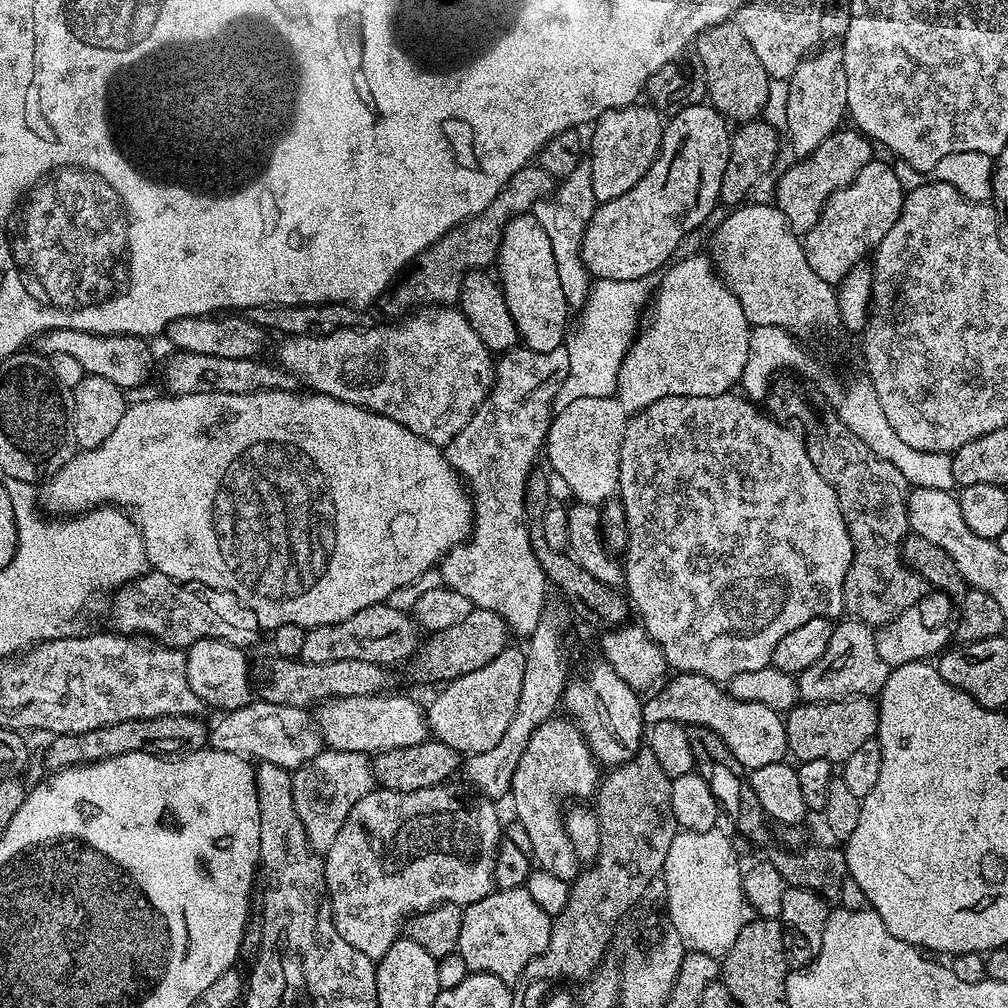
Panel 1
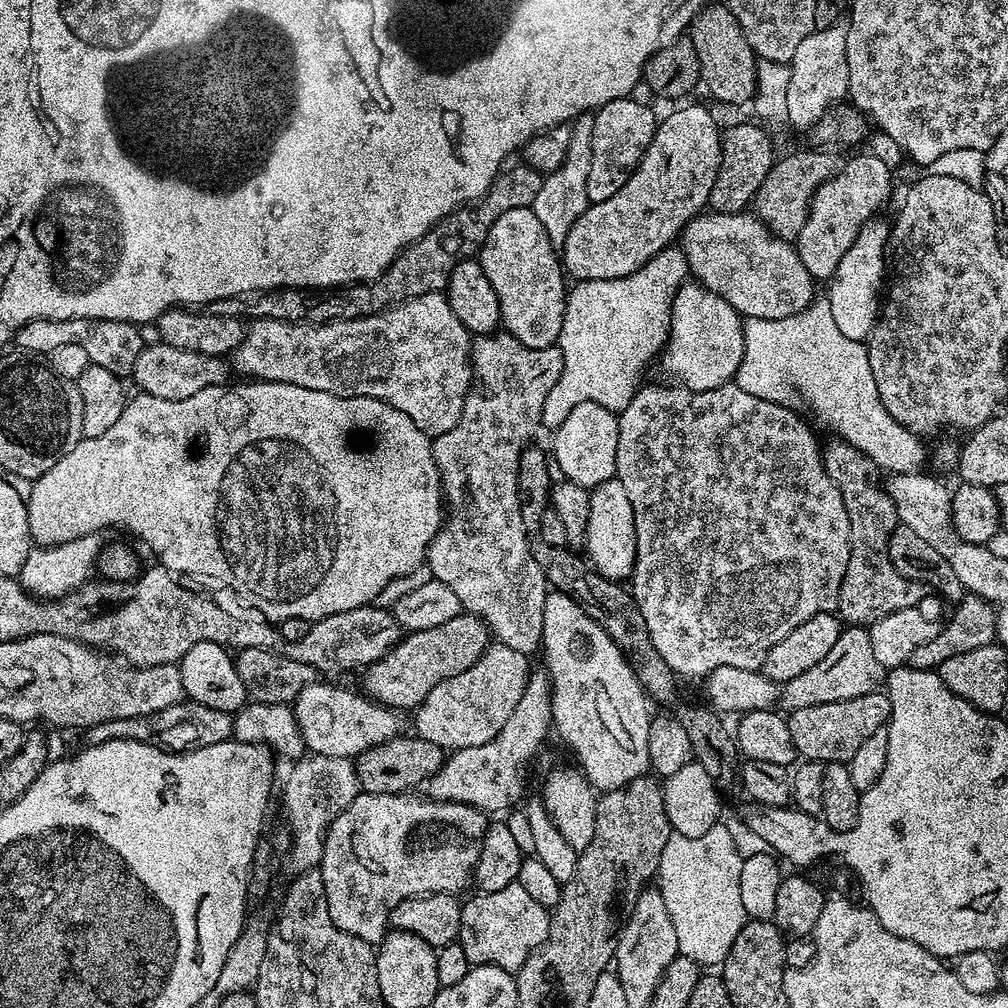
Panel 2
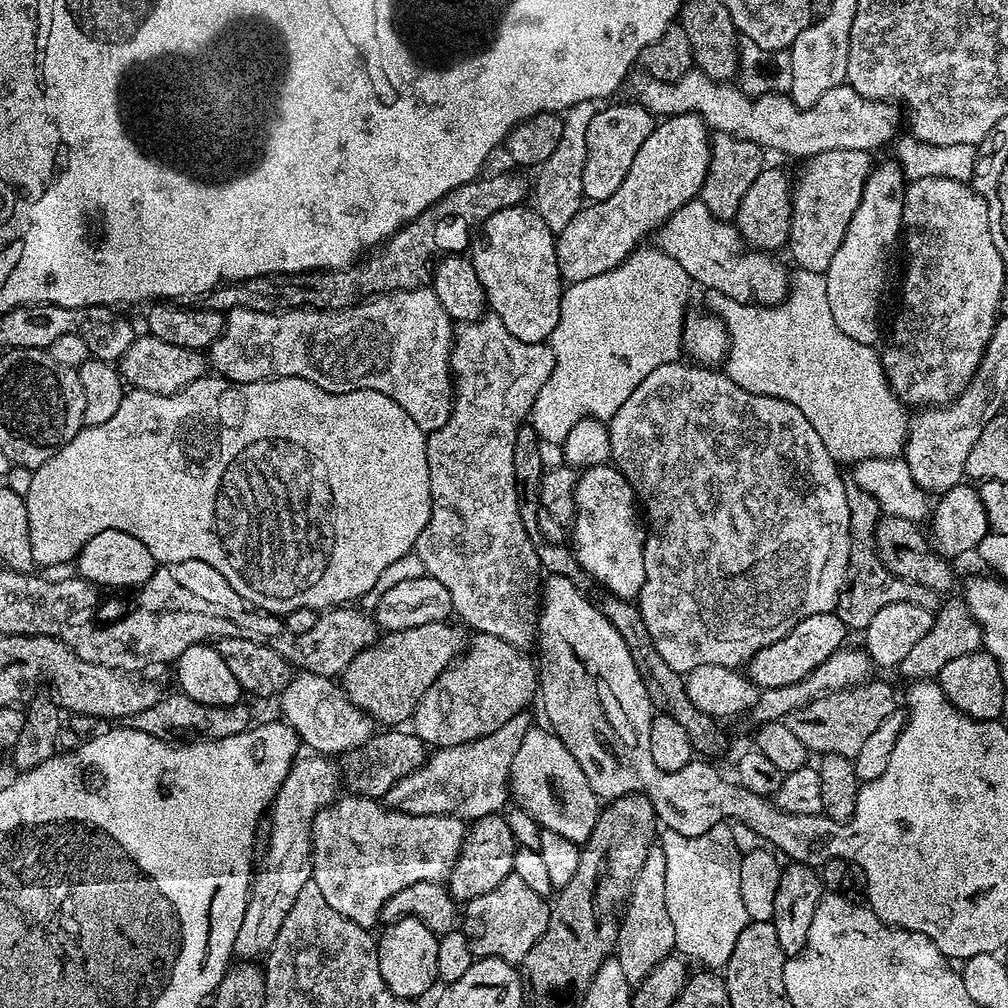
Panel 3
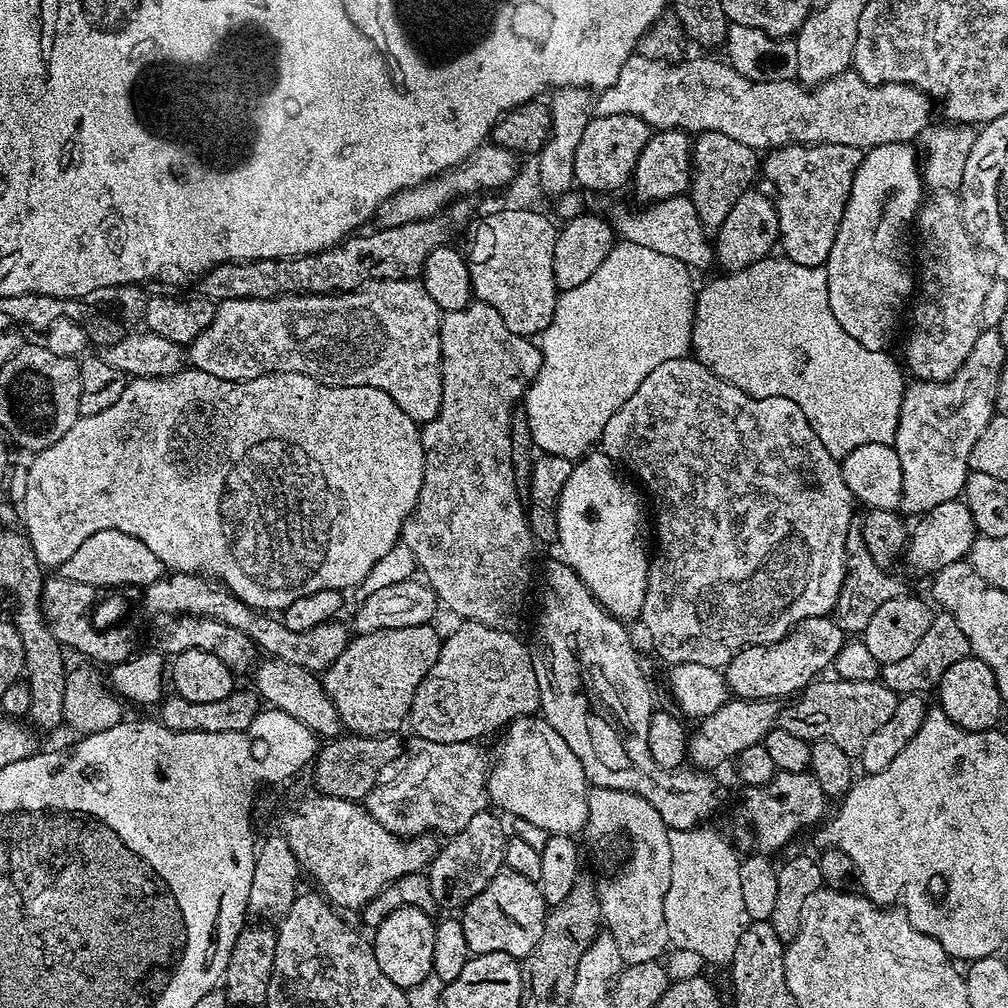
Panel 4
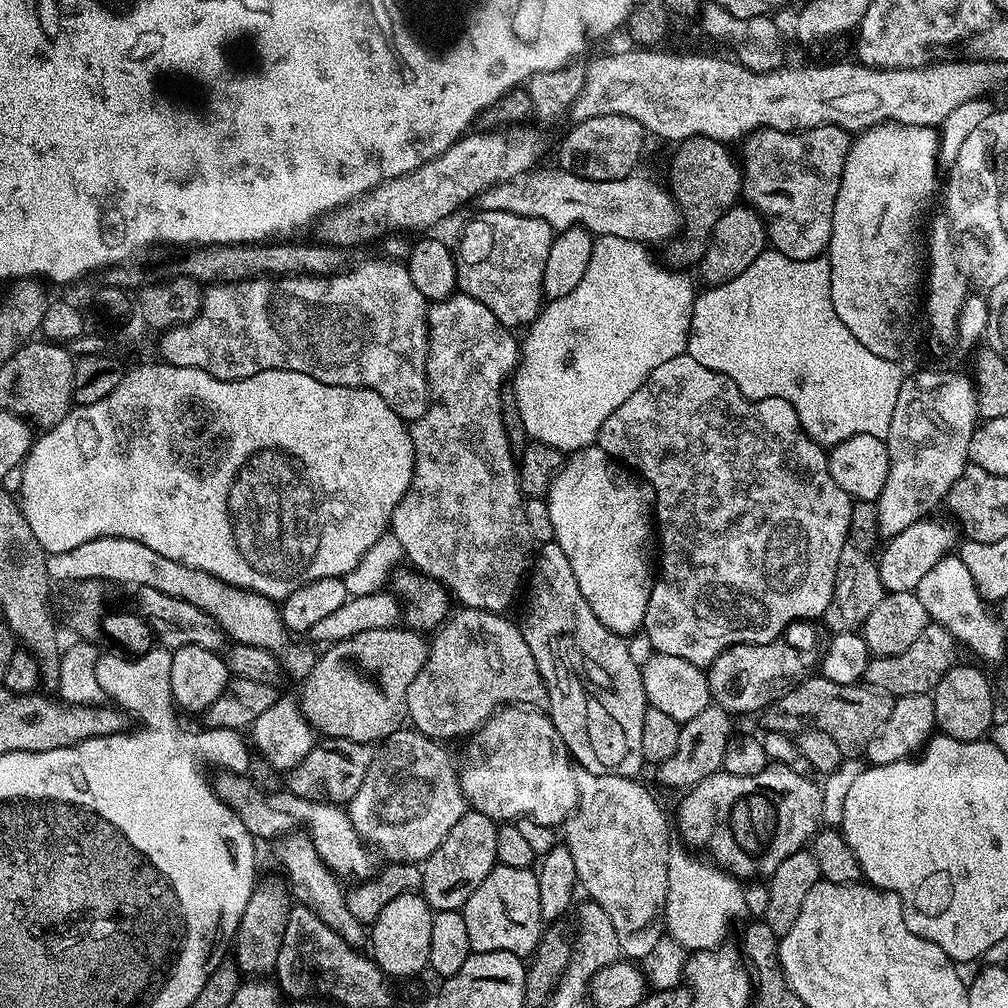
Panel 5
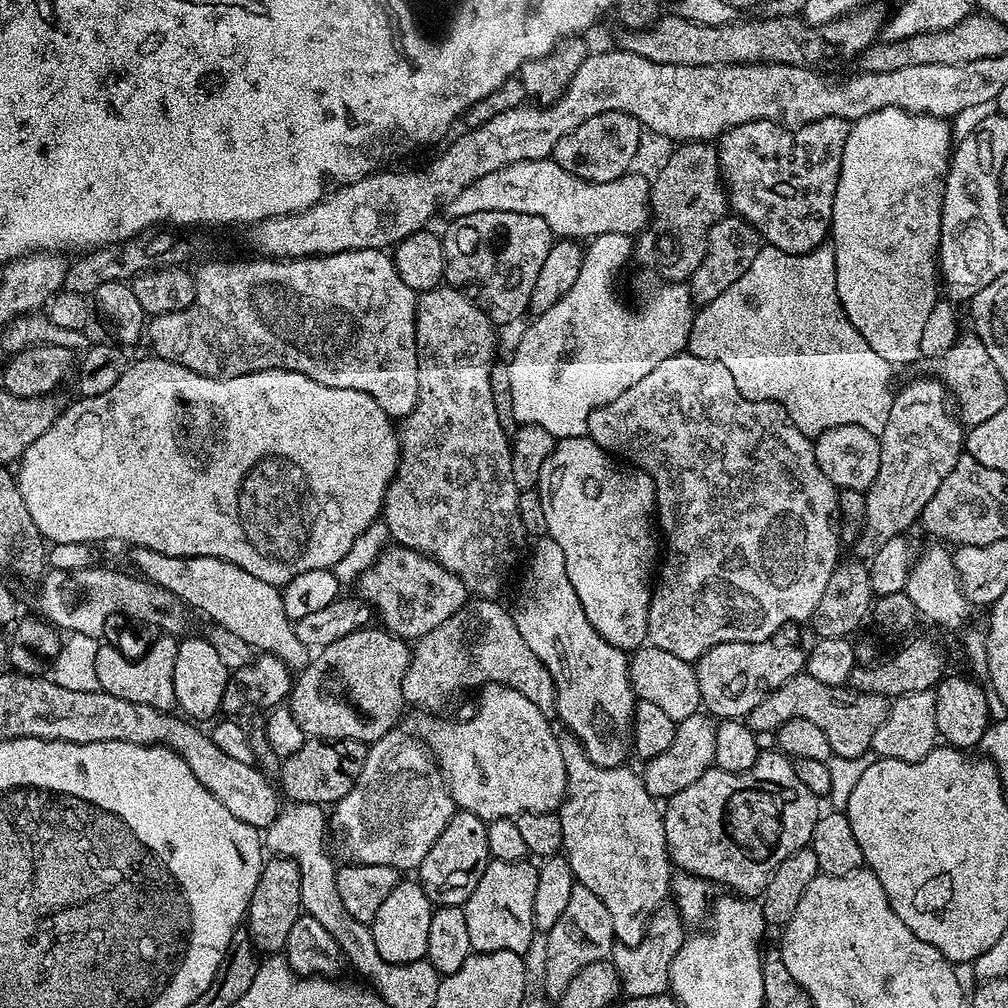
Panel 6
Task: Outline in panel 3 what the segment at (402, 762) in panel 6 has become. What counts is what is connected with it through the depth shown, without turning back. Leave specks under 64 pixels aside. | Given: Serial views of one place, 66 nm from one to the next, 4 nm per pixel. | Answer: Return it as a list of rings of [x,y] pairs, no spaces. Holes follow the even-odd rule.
[[[527,711],[518,713],[510,718],[510,722],[506,722],[506,726],[498,726],[494,734],[486,734],[471,744],[435,749],[418,770],[399,780],[383,796],[383,803],[397,812],[415,816],[458,816],[465,822],[499,813],[510,800],[508,774],[514,754],[518,754],[522,738],[526,738],[528,729],[534,724],[528,715]]]

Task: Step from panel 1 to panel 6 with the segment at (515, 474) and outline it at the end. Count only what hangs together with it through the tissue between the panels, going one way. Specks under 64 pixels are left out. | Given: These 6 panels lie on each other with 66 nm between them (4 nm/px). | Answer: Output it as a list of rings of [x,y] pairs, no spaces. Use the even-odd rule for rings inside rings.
[[[441,286],[431,288],[428,292],[419,293],[416,302],[416,357],[420,360],[418,370],[418,386],[420,400],[416,404],[416,411],[403,417],[398,424],[398,435],[400,437],[400,465],[396,467],[396,477],[384,495],[384,511],[382,520],[388,528],[389,537],[401,548],[413,548],[416,552],[432,557],[446,570],[450,570],[457,576],[469,593],[476,598],[499,597],[500,587],[508,580],[512,567],[519,565],[519,548],[526,541],[526,533],[522,526],[522,518],[518,516],[518,498],[521,489],[516,487],[514,474],[512,473],[512,445],[510,436],[503,432],[501,423],[498,422],[497,411],[494,410],[494,401],[491,397],[490,374],[496,356],[496,332],[497,329],[492,319],[478,307],[466,294],[462,294],[458,288]]]

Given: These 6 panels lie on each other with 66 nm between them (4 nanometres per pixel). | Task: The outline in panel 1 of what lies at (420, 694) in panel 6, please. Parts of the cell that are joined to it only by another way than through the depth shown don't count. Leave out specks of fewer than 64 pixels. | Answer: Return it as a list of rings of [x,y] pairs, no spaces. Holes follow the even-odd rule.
[[[509,646],[494,658],[494,662],[486,662],[482,670],[470,670],[470,674],[462,674],[462,678],[447,681],[441,687],[444,689],[433,698],[432,705],[427,705],[429,733],[461,754],[498,746],[498,742],[502,742],[502,734],[506,734],[506,726],[510,726],[514,718],[514,710],[518,710],[523,673],[523,651]]]

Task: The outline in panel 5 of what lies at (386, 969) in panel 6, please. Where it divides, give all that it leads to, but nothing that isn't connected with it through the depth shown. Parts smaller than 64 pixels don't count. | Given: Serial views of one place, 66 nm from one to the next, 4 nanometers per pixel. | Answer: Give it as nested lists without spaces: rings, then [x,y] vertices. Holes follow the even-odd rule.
[[[302,832],[291,833],[281,837],[275,844],[276,856],[288,872],[289,885],[293,897],[303,906],[318,914],[319,920],[330,926],[335,933],[352,947],[361,947],[367,939],[366,926],[354,917],[350,910],[345,889],[342,890],[341,879],[329,870],[309,837]]]

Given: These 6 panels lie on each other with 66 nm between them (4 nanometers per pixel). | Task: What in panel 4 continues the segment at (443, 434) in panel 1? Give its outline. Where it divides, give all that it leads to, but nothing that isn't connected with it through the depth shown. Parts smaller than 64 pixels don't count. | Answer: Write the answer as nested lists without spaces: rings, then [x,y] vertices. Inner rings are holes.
[[[372,280],[363,288],[355,288],[352,292],[338,292],[331,296],[301,296],[289,294],[275,296],[269,300],[258,298],[234,298],[222,300],[216,304],[216,313],[206,330],[198,334],[186,348],[186,360],[191,367],[199,372],[214,374],[214,378],[223,380],[253,380],[259,376],[265,376],[267,372],[293,372],[294,374],[306,374],[326,386],[374,386],[378,390],[386,390],[406,414],[416,421],[417,425],[429,424],[440,412],[442,406],[442,370],[440,369],[440,307],[426,294],[423,283],[415,280]]]

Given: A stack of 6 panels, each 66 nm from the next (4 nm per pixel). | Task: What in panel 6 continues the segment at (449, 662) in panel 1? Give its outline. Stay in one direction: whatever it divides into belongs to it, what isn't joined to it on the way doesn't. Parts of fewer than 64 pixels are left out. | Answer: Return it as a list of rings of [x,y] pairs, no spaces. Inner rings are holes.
[[[365,626],[357,632],[330,642],[330,646],[319,649],[303,671],[295,677],[292,691],[286,701],[291,708],[294,720],[302,726],[305,737],[317,740],[360,740],[369,745],[393,731],[406,709],[402,694],[402,682],[412,661],[412,648],[402,636],[395,636],[383,626]]]

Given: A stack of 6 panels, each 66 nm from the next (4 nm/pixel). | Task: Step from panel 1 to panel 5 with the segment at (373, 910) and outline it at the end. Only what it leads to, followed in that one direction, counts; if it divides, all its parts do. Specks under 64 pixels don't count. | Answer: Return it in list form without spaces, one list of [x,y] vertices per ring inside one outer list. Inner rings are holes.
[[[231,770],[219,773],[221,776],[214,780],[214,791],[229,808],[238,810],[241,820],[248,826],[248,833],[261,841],[281,838],[297,830],[303,830],[317,848],[317,854],[322,858],[333,875],[345,881],[363,882],[375,877],[377,853],[360,835],[347,811],[338,804],[323,804],[306,798],[298,798],[293,792],[264,792],[247,775],[237,774]]]

